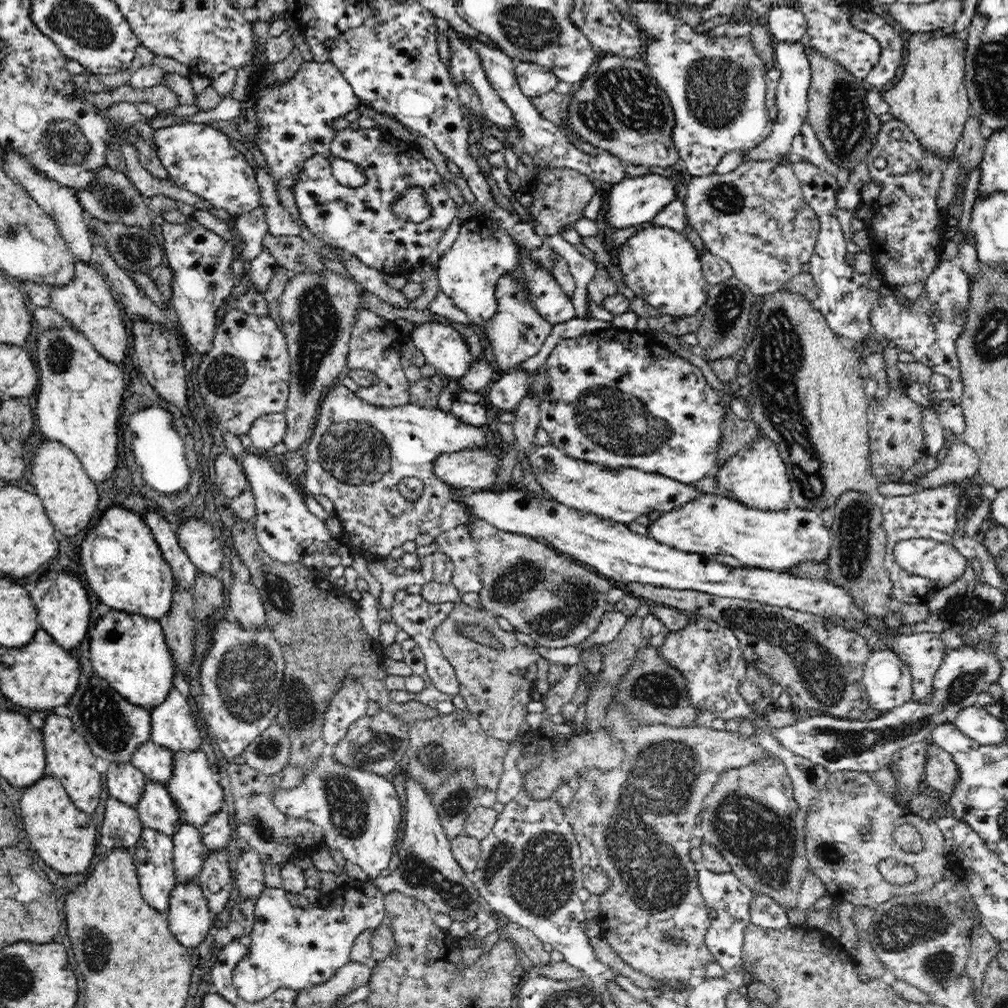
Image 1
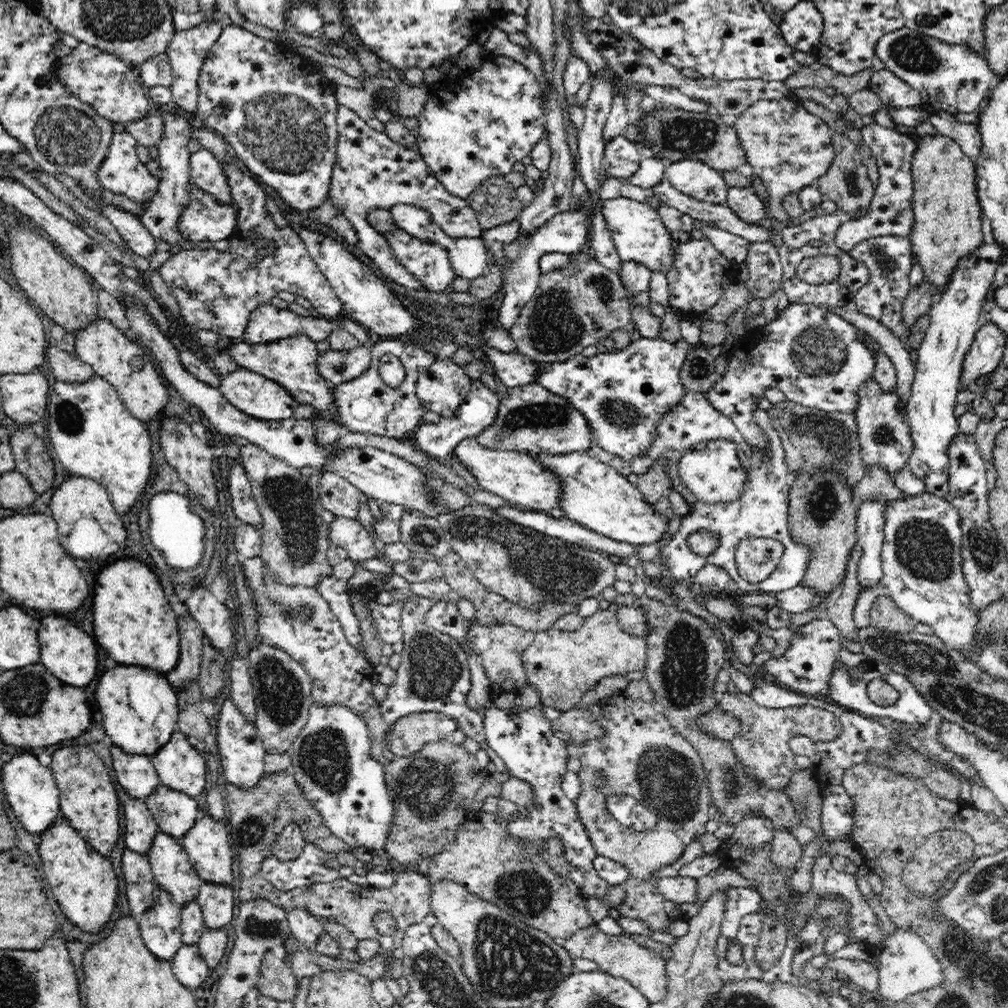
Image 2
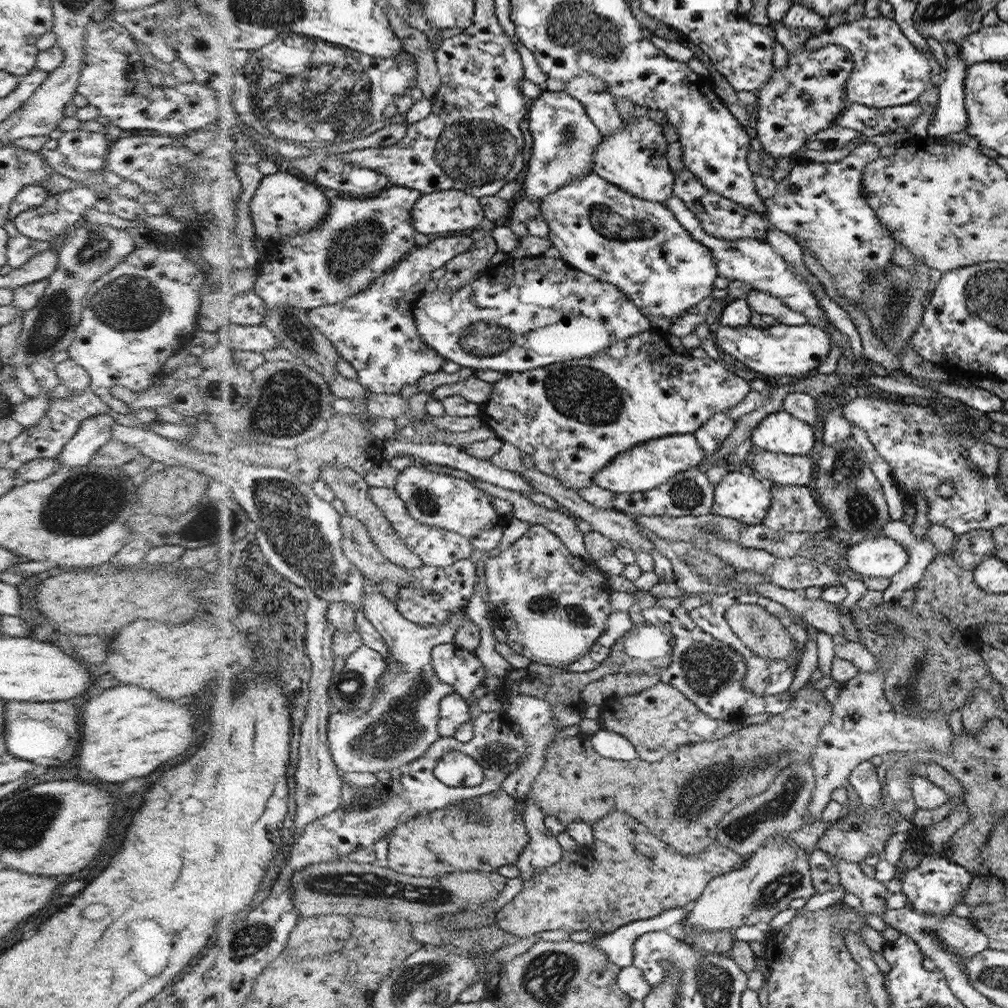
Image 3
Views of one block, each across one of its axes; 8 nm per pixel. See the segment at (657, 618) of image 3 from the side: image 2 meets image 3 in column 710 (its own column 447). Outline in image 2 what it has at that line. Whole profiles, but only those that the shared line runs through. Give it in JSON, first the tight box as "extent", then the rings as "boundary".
{"extent":[381,594,487,745],"boundary":[[[409,594],[404,600],[404,606],[401,614],[401,627],[403,628],[403,653],[402,663],[397,671],[397,678],[389,686],[389,690],[384,702],[382,702],[381,713],[386,725],[386,733],[391,734],[392,728],[395,727],[398,720],[404,716],[409,716],[415,712],[442,712],[446,717],[455,718],[464,730],[466,737],[477,741],[480,745],[486,741],[484,733],[484,716],[487,707],[483,711],[472,709],[466,704],[468,693],[471,689],[471,674],[469,670],[468,658],[466,652],[459,645],[459,641],[450,634],[438,633],[428,627],[424,622],[424,614],[428,612],[434,603],[440,602],[435,597],[422,597]]]}

